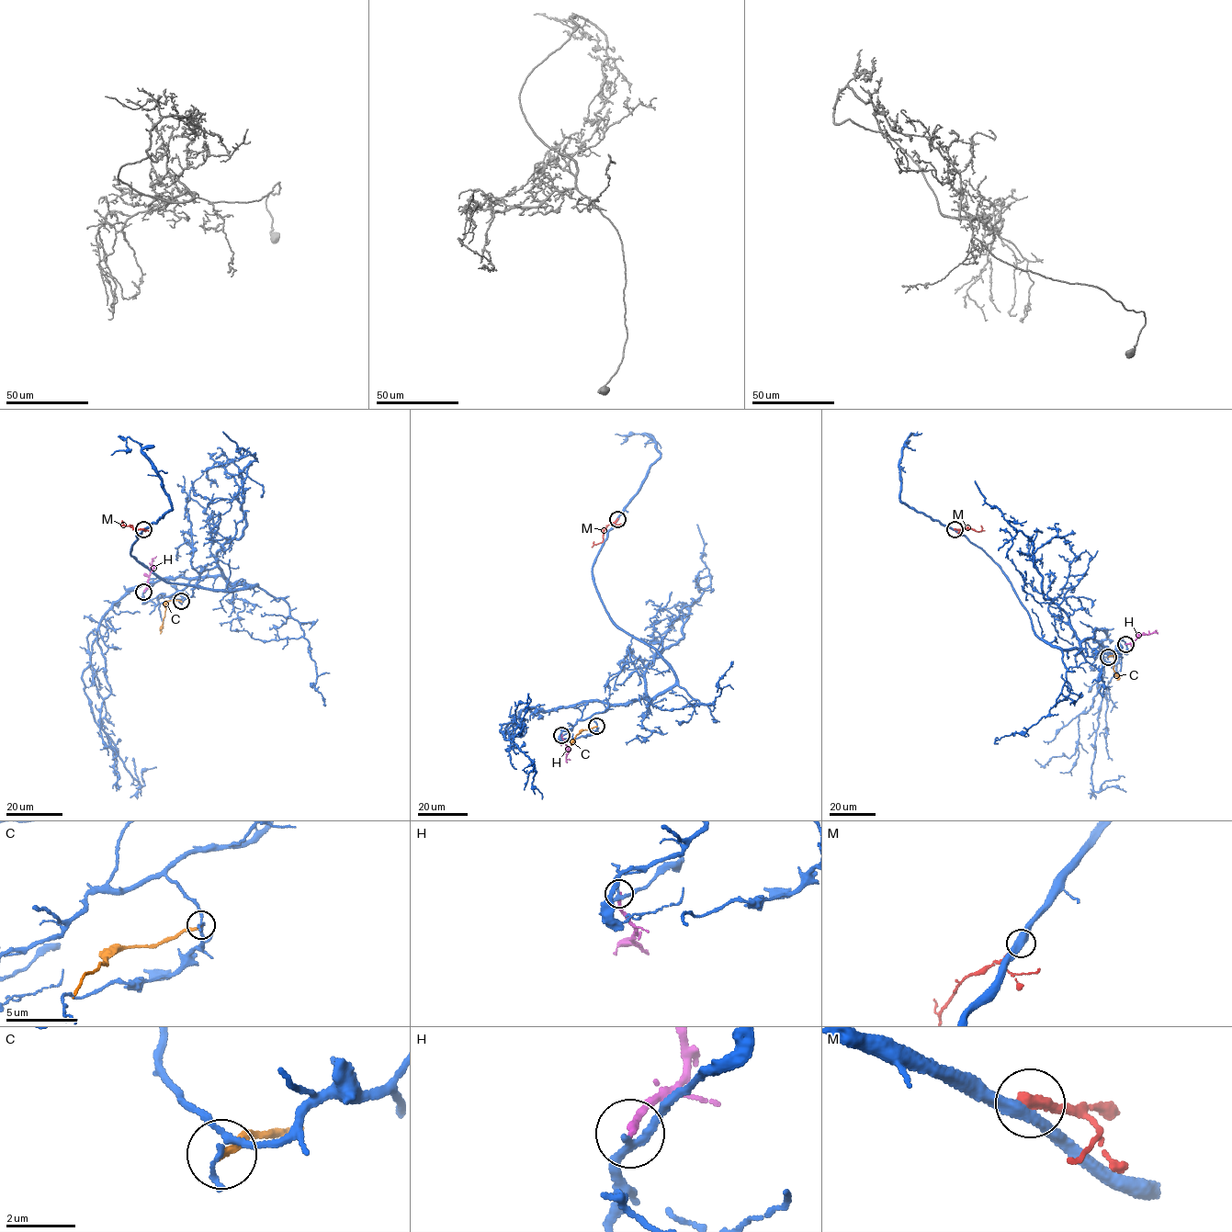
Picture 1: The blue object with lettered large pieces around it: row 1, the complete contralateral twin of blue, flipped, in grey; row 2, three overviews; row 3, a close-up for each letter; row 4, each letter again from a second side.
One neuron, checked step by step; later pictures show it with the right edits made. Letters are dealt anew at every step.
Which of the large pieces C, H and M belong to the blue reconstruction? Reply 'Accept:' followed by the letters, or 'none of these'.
Accept: none of these

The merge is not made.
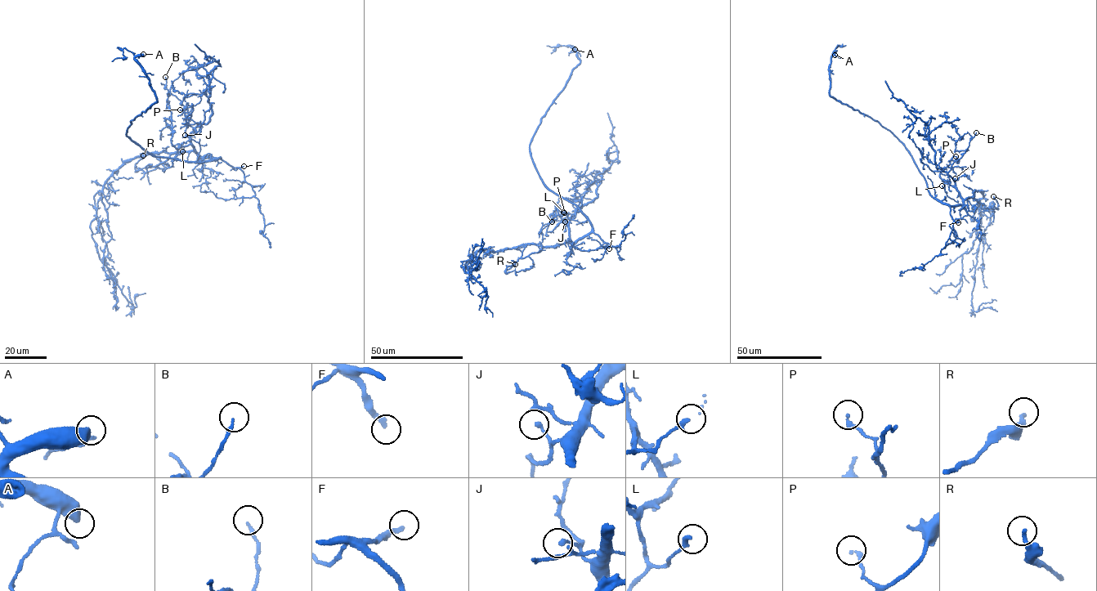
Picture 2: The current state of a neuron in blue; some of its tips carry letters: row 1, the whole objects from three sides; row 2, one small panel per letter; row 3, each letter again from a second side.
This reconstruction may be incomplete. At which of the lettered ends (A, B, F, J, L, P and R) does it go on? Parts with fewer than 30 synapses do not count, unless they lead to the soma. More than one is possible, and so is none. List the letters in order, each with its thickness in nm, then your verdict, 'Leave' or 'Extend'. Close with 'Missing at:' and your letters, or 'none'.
A: Thickness 550 nm. Extend
B: Thickness 170 nm. Leave
F: Thickness 240 nm. Extend
J: Thickness 190 nm. Leave
L: Thickness 220 nm. Leave
P: Thickness 170 nm. Leave
R: Thickness 200 nm. Extend
Missing at: A, F, R

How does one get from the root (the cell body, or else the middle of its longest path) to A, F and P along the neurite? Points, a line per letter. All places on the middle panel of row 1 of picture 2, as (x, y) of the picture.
A: (591, 229), (575, 205), (548, 190), (530, 150), (540, 118), (580, 61), (575, 48), (567, 46), (575, 49)
F: (591, 229), (609, 248)
P: (591, 229), (572, 242), (568, 226), (575, 213), (568, 212), (567, 217), (564, 212)

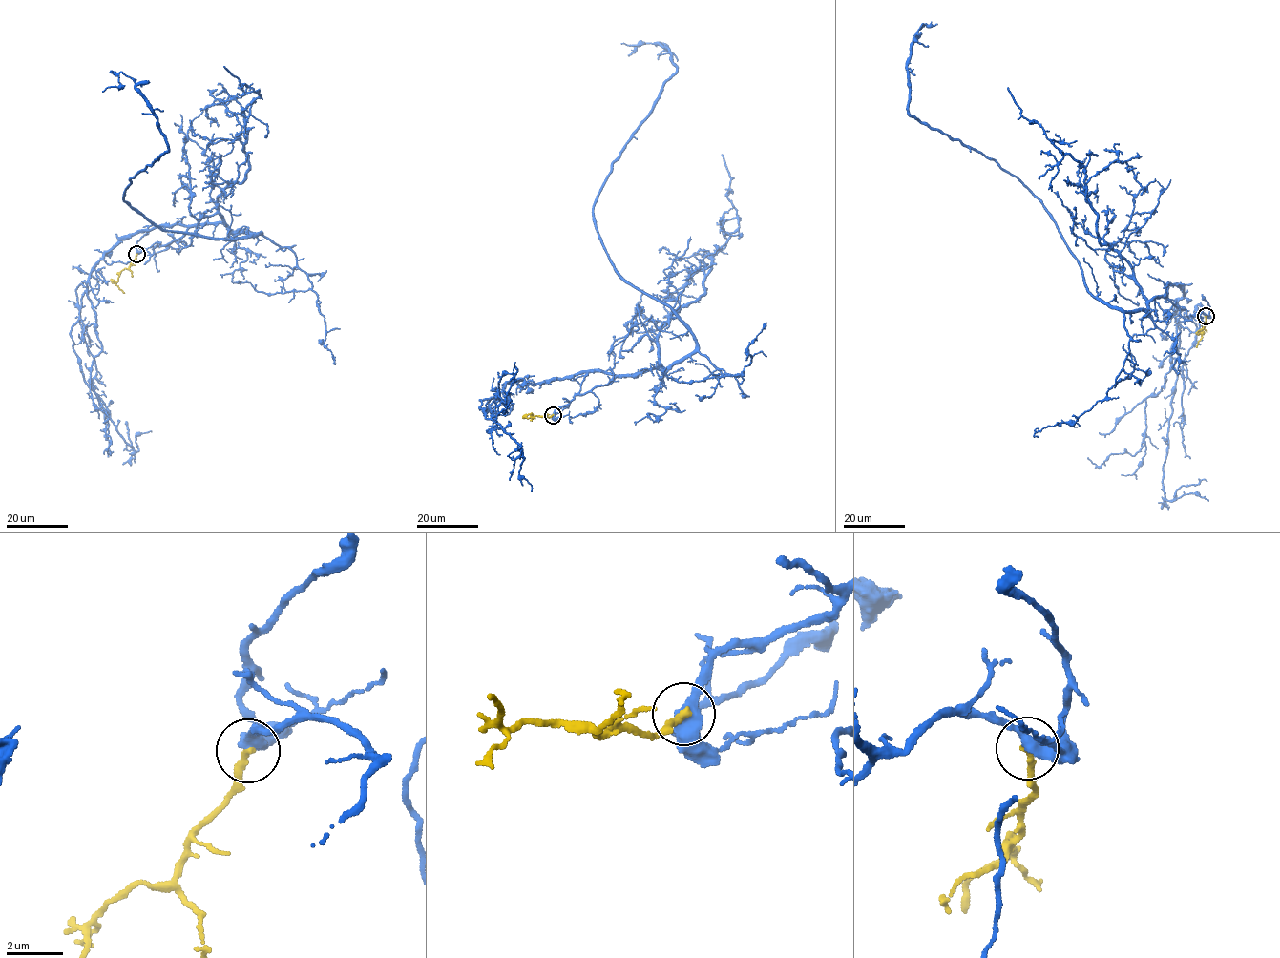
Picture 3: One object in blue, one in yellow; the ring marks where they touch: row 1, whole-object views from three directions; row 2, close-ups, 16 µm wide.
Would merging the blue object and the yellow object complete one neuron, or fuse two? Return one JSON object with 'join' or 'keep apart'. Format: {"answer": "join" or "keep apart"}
{"answer": "join"}

